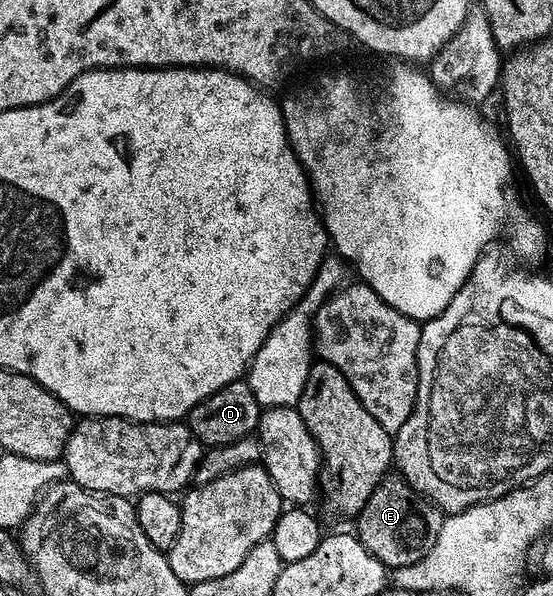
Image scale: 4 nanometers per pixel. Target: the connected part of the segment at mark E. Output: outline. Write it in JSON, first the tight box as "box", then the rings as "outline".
{"box":[354,473,444,569],"outline":[[[389,473],[376,486],[374,493],[370,493],[370,501],[366,501],[360,514],[355,516],[354,534],[369,553],[384,563],[385,568],[393,569],[421,561],[433,548],[444,518],[435,503],[420,495],[399,474]]]}

